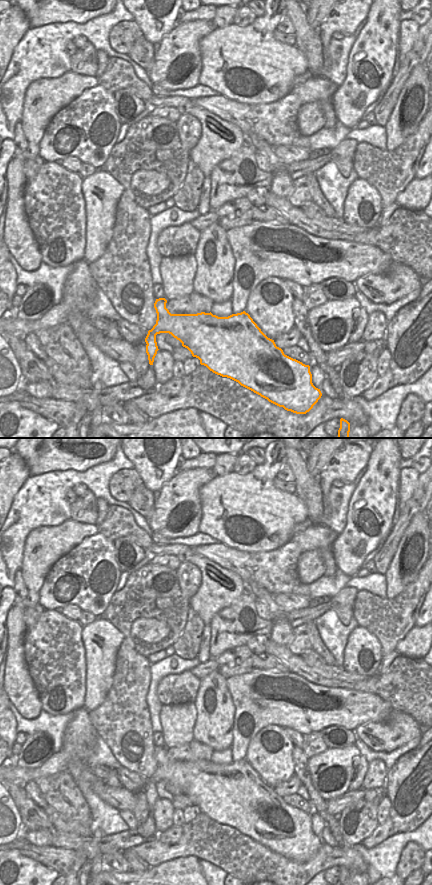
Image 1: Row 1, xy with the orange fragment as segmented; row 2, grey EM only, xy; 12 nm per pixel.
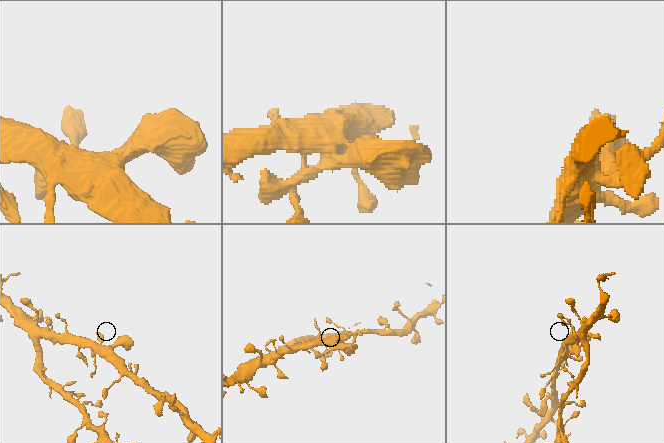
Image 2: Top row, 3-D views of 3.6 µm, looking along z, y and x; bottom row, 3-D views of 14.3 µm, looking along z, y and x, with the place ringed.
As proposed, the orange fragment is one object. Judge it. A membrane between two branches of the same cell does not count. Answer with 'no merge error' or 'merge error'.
merge error

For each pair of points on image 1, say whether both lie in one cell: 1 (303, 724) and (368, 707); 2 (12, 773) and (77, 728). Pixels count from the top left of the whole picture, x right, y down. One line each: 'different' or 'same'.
1: same
2: same

